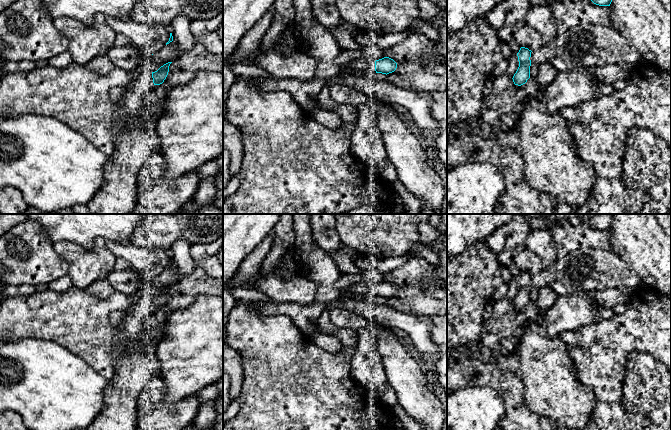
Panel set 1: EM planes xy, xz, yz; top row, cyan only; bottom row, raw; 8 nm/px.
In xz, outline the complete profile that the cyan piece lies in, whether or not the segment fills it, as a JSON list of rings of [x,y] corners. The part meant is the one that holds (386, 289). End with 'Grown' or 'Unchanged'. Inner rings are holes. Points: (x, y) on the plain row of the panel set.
[[[366,281],[366,285],[366,293],[364,294],[366,298],[374,299],[375,297],[382,297],[387,299],[394,296],[397,292],[397,287],[389,281],[379,284]]]. Grown

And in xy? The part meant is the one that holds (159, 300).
[[[143,287],[132,294],[133,303],[124,310],[125,318],[120,325],[116,326],[116,336],[120,342],[126,342],[140,336],[147,321],[154,314],[157,314],[158,310],[166,303],[171,287],[164,288],[155,296],[146,294]]]. Grown

